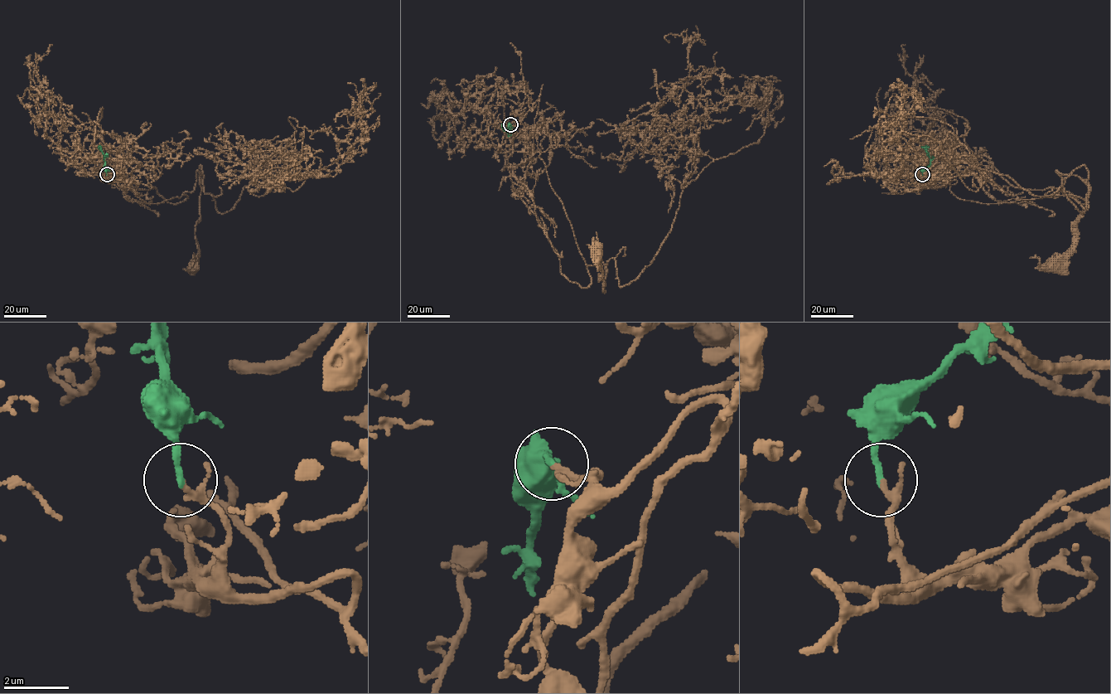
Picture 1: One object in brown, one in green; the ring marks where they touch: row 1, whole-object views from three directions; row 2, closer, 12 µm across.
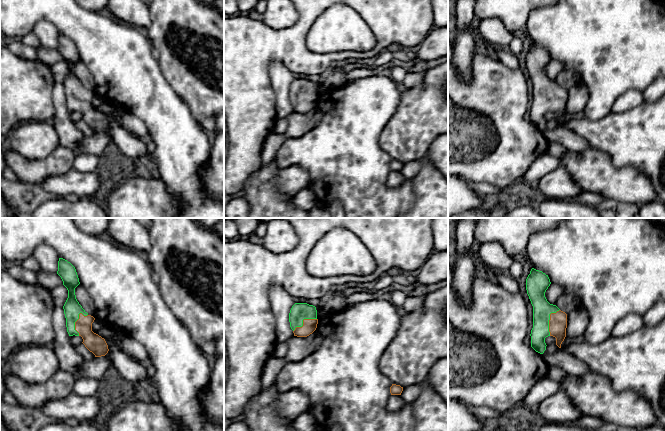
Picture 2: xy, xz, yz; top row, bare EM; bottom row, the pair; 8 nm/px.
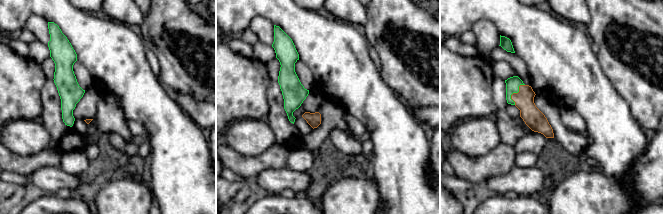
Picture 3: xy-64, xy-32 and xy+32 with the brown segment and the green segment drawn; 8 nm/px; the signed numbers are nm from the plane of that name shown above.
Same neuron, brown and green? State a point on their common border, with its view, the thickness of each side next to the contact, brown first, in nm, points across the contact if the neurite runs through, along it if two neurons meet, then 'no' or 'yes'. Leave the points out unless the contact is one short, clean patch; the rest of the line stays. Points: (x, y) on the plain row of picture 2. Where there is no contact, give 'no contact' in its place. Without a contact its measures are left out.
meets brown in yz at (549, 96); 140 nm thick on the brown side, 150 nm on the other; runs through yz (558, 97), (549, 96), (542, 85); yes

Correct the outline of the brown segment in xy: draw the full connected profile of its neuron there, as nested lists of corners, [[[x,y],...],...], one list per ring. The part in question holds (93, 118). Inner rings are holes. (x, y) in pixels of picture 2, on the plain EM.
[[[59,34],[57,50],[68,66],[63,85],[69,112],[81,112],[82,119],[95,133],[105,132],[109,127],[105,115],[92,107],[95,94],[89,91],[76,75],[75,64],[80,58],[75,43],[67,36]]]

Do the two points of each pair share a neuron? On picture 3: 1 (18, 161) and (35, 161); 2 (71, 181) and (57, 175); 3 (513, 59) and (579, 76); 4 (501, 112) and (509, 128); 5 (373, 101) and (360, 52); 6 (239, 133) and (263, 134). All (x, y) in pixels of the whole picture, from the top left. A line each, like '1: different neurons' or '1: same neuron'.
1: same neuron
2: same neuron
3: different neurons
4: same neuron
5: same neuron
6: same neuron

